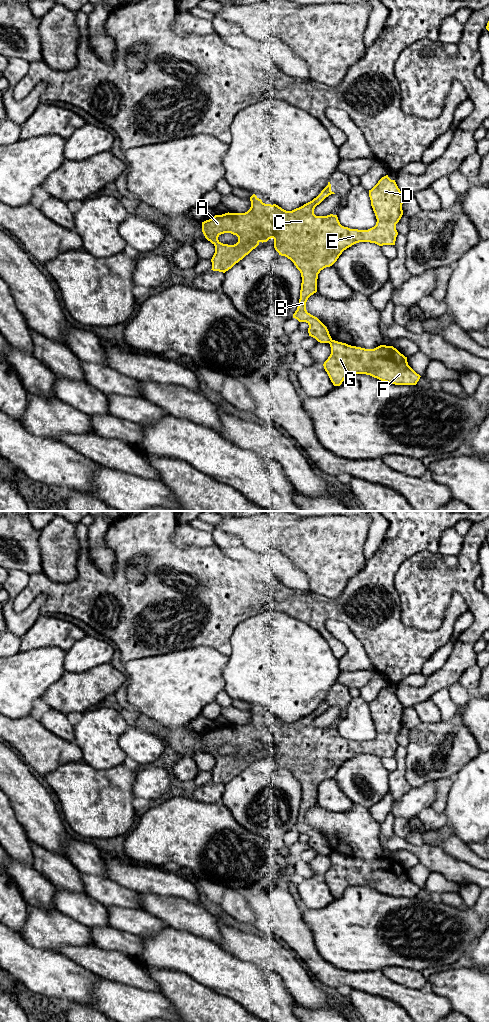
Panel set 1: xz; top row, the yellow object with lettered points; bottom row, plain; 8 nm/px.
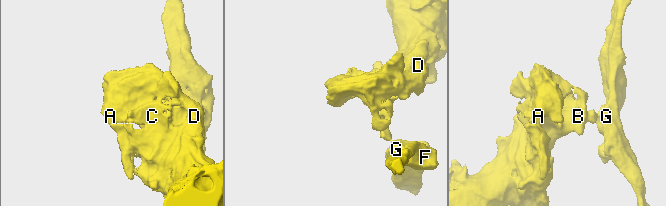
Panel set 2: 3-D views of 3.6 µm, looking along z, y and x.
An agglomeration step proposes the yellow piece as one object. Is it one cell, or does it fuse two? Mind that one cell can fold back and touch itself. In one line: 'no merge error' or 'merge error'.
merge error

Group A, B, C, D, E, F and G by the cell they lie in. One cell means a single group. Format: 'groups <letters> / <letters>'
groups A B C D E / F G

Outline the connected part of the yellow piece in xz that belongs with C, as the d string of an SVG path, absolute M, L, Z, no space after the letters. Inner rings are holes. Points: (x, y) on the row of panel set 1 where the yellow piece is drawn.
M388 175L382 177L369 190L376 225L368 230L358 230L342 226L337 215L314 214L315 207L331 194L335 193L328 182L316 198L292 211L276 204L265 204L253 194L247 212L228 212L202 222L205 238L215 246L211 259L213 271L225 273L260 242L274 239L275 250L290 259L302 277L299 304L293 318L306 322L309 336L320 343L330 343L332 338L327 327L306 310L308 298L317 292L318 274L332 266L344 250L356 243L395 245L396 224L403 215L405 197L395 180ZM224 233L236 235L238 242L234 245L221 243L218 237Z

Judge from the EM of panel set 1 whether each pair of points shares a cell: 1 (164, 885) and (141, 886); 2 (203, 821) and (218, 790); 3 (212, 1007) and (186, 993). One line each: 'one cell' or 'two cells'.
1: one cell
2: two cells
3: one cell

